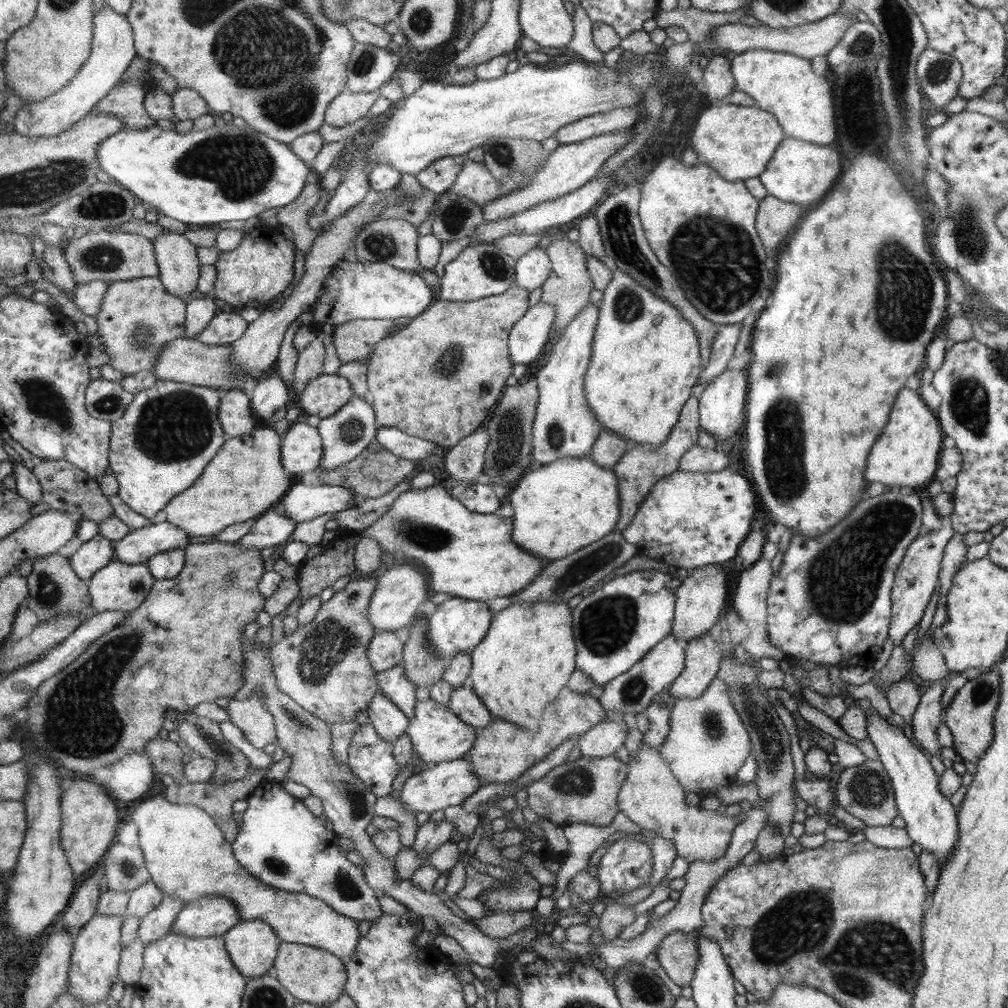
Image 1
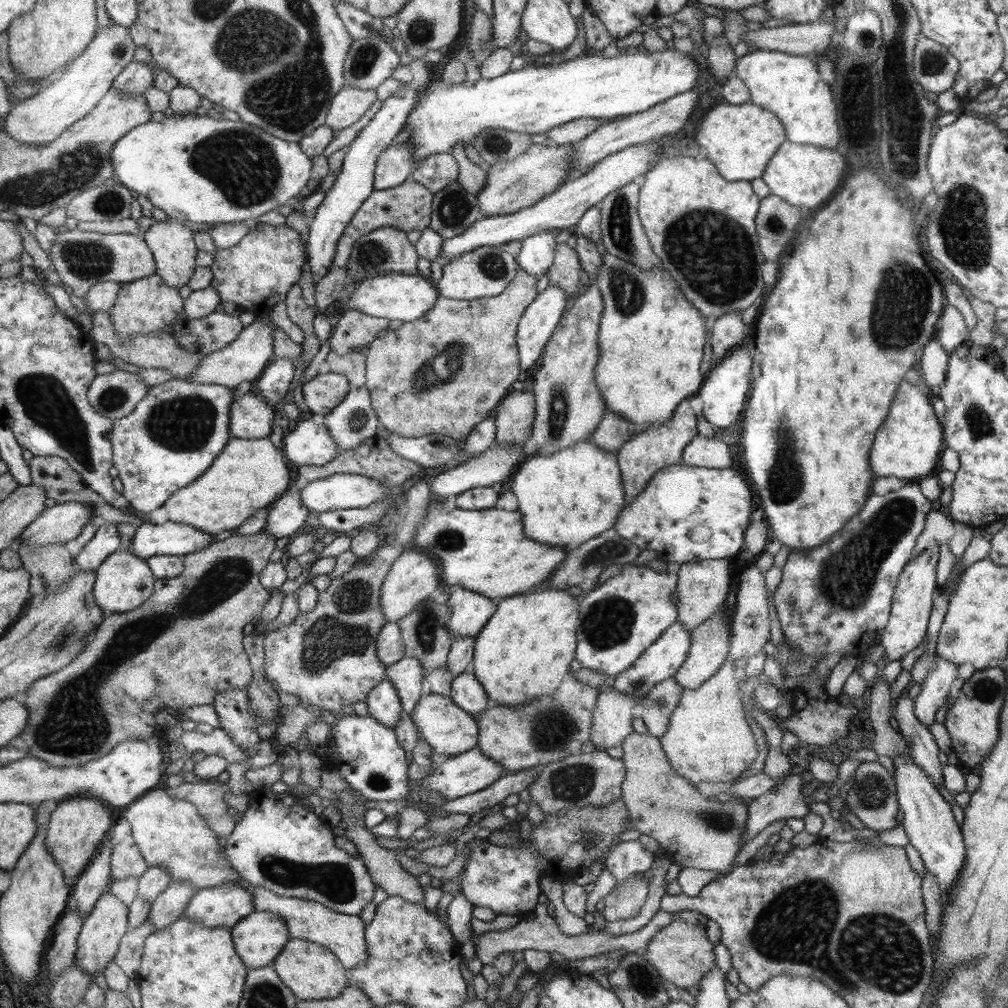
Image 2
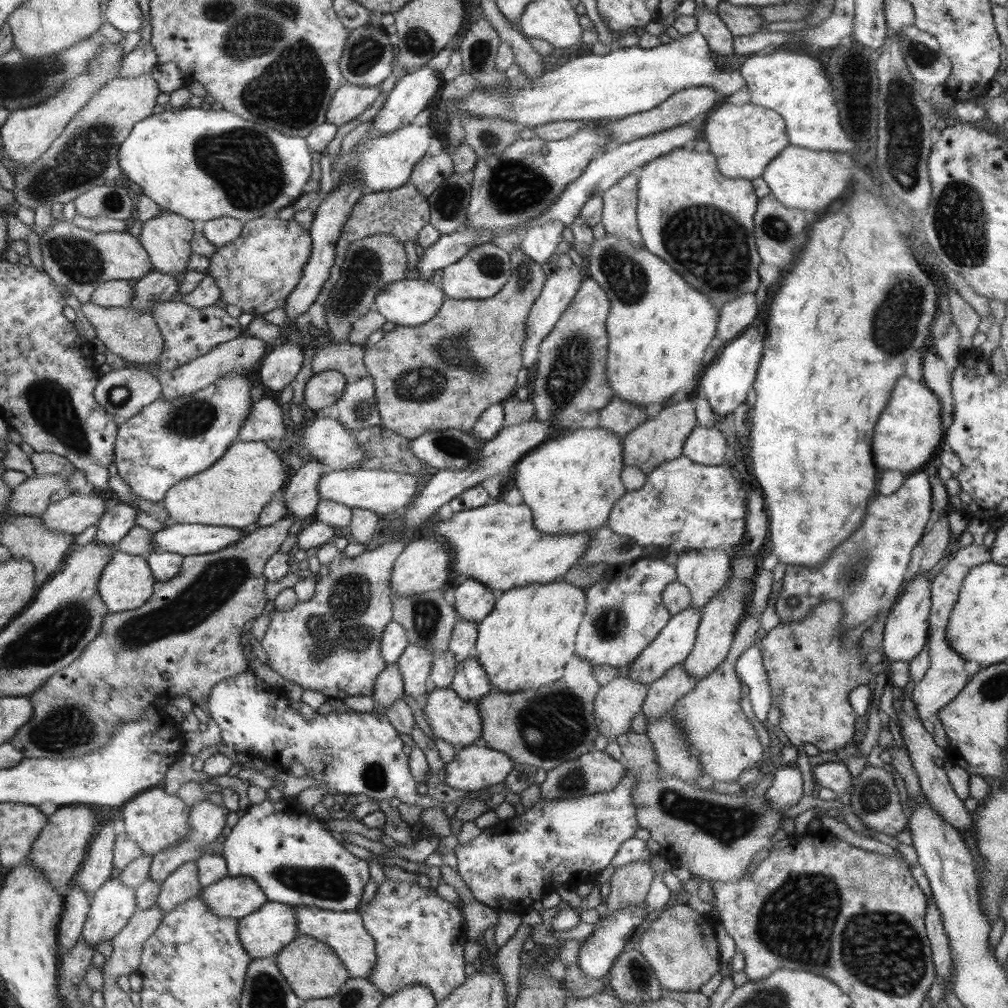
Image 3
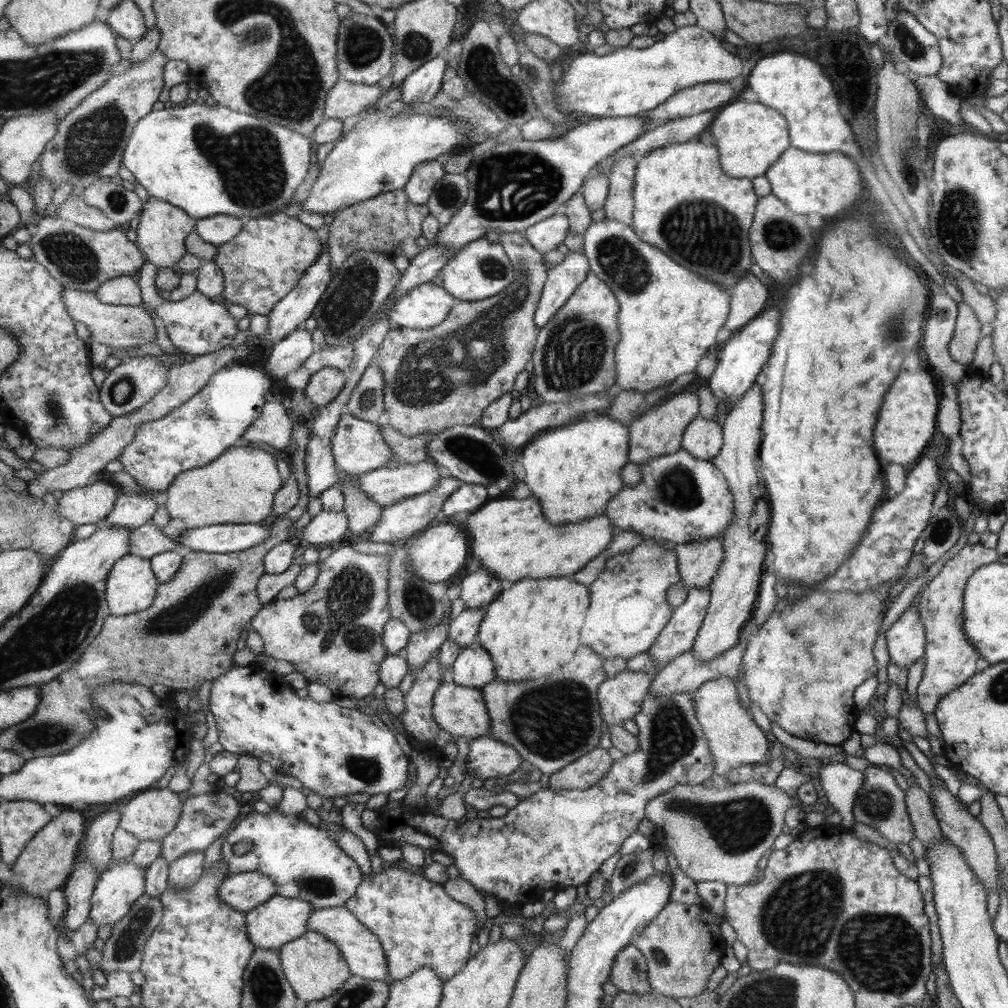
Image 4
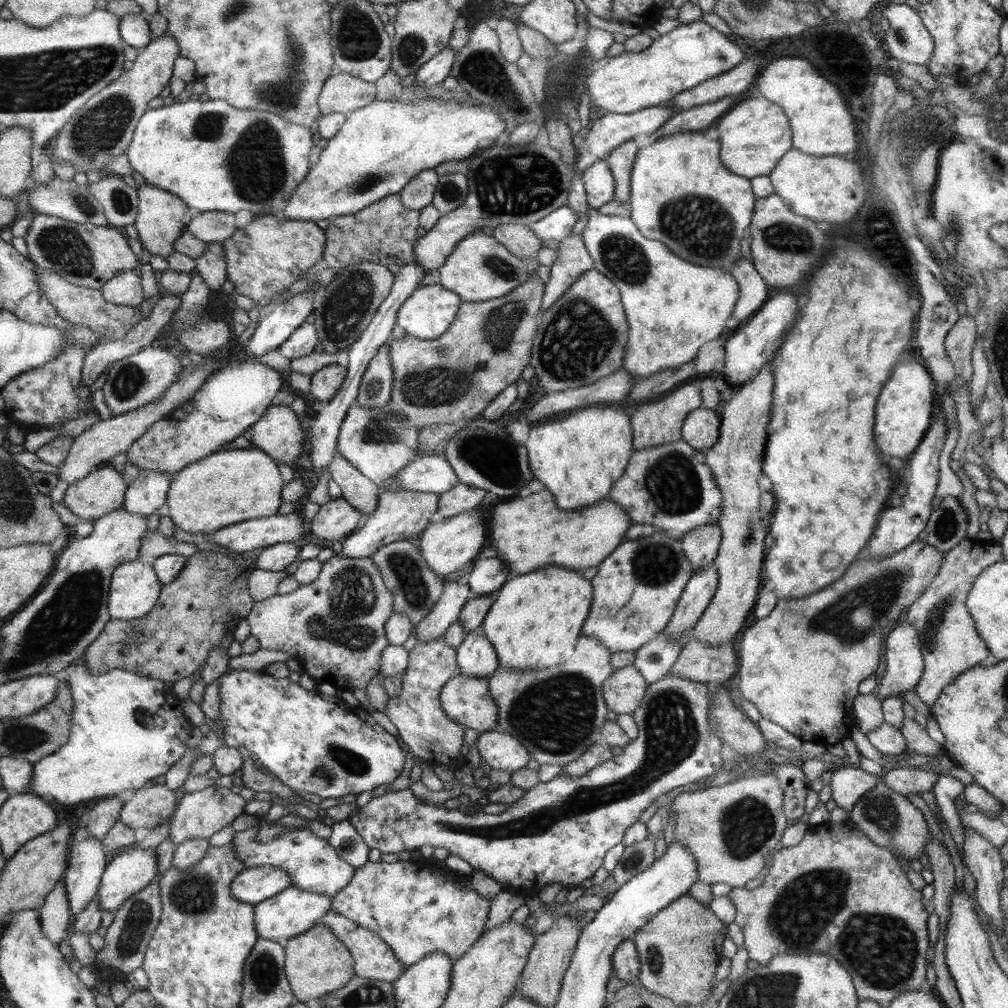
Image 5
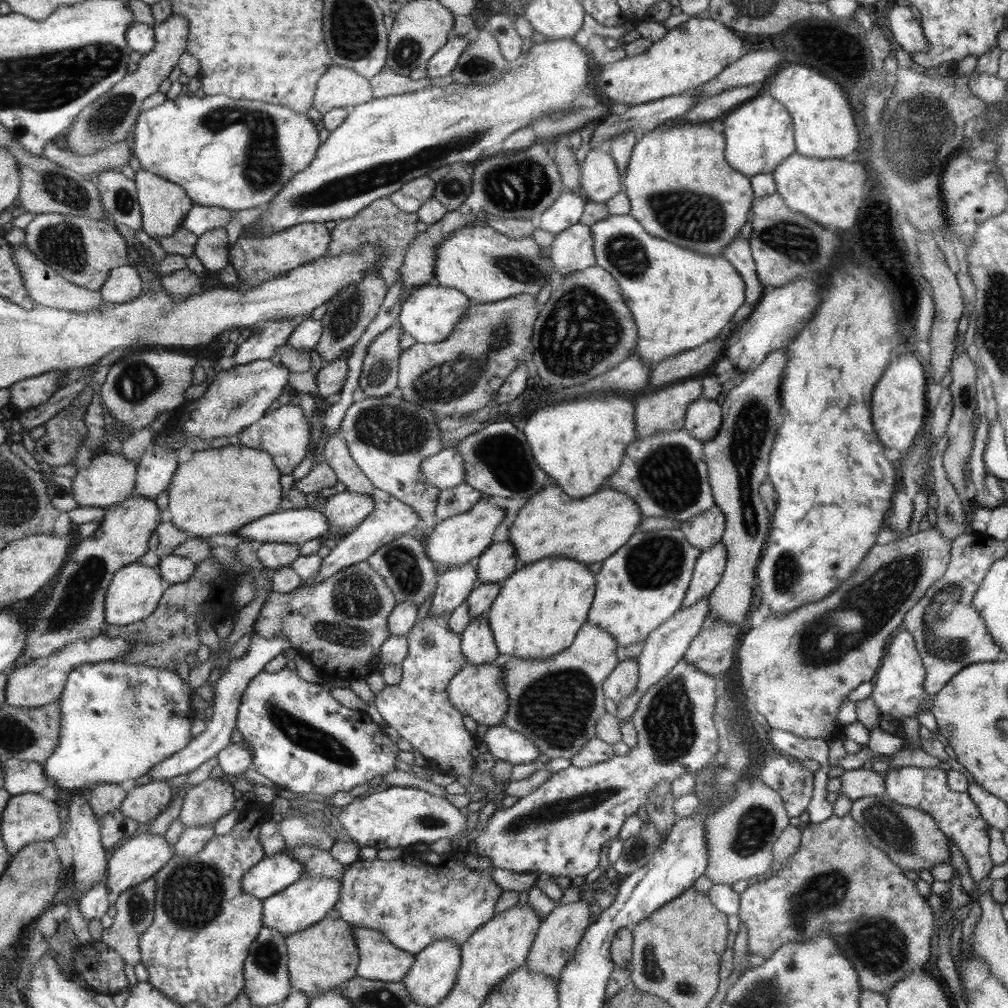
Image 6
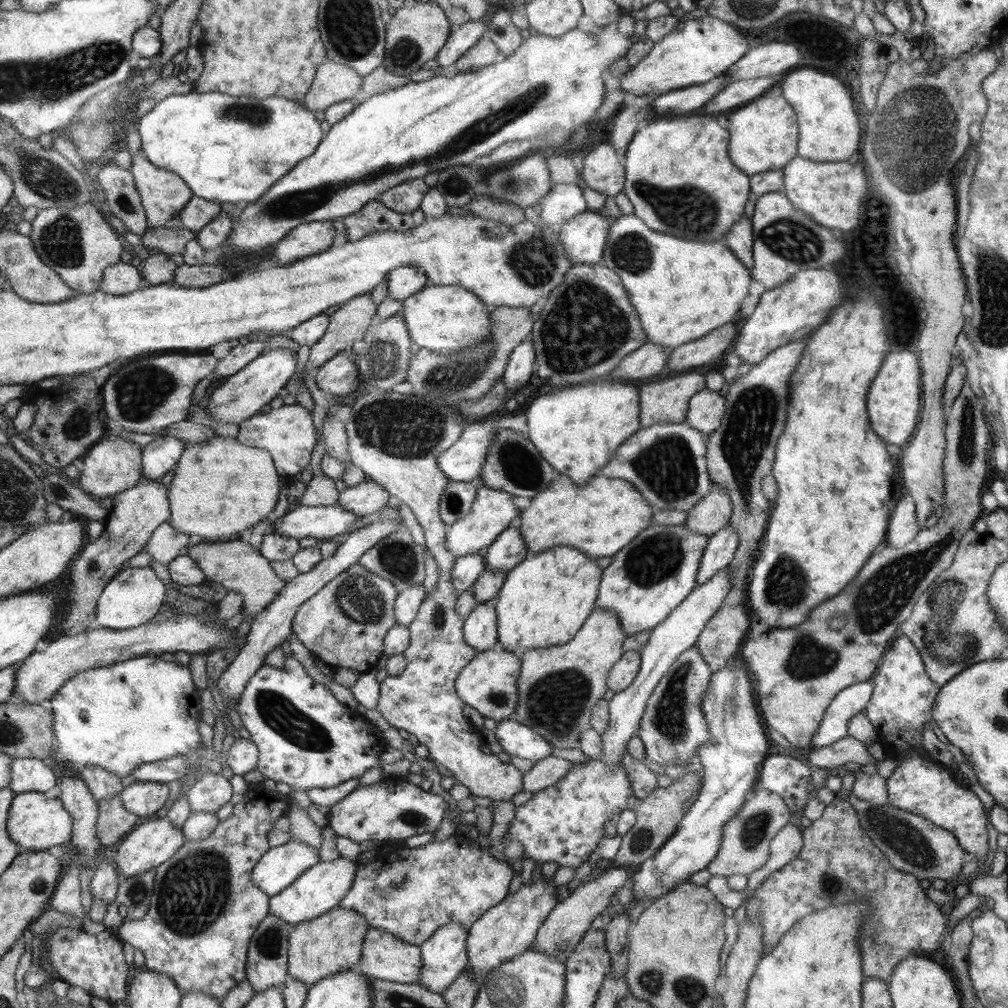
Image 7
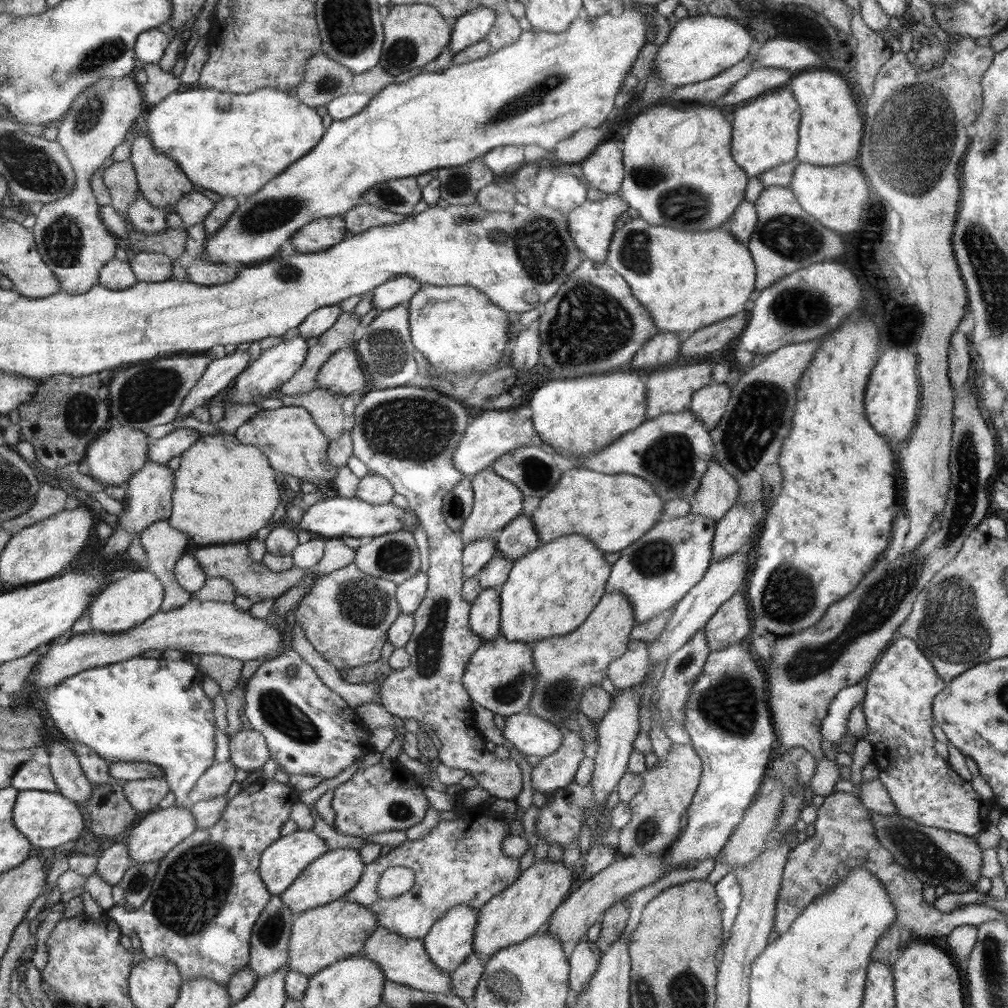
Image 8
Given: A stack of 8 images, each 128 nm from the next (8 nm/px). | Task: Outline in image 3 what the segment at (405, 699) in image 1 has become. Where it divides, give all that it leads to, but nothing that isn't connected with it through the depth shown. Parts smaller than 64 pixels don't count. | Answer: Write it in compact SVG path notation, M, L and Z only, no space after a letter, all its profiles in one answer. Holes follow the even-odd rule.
M410 645L397 661L404 681L404 693L419 702L426 695L427 681L435 656L426 647Z

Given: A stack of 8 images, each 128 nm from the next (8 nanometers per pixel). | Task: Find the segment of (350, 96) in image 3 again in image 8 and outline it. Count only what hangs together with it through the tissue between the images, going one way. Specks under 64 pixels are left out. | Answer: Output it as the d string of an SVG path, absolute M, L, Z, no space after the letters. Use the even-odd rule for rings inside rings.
M319 50L309 58L304 78L293 93L302 104L316 109L317 106L327 105L333 98L350 92L353 75L346 66L341 66Z

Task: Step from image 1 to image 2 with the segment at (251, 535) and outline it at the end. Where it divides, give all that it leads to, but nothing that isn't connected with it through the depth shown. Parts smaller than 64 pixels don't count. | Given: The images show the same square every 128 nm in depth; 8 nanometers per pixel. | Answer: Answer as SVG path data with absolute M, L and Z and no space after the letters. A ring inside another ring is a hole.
M297 479L270 506L264 532L277 538L292 538L304 530L309 510L301 503L299 490L303 485Z

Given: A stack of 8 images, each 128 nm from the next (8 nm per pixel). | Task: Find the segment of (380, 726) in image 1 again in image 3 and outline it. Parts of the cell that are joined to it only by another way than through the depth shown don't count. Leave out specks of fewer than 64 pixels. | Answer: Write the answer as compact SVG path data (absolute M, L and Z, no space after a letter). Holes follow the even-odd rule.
M398 664L386 665L384 669L376 678L374 684L373 699L383 710L386 710L392 703L403 699L404 695L404 681Z

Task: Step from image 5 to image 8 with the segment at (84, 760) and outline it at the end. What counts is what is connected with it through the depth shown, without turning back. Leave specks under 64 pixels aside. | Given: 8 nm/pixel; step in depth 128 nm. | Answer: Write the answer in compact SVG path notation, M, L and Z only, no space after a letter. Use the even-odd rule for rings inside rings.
M135 657L123 662L116 662L107 666L95 667L88 670L83 670L74 676L65 678L64 681L60 682L54 688L48 687L48 689L42 689L40 696L42 700L47 704L47 710L49 711L50 718L54 720L51 725L53 730L57 732L65 741L70 742L81 742L87 748L94 750L94 753L106 760L106 763L114 763L118 761L122 762L148 762L156 764L160 770L163 771L163 777L167 780L168 786L175 796L175 803L173 806L189 806L188 793L196 781L211 768L215 761L216 743L214 741L214 730L216 730L214 720L214 704L213 699L208 698L203 690L203 678L204 674L201 673L197 666L194 666L192 662L187 661L186 658L178 660L166 660L164 657L160 660L154 658L143 658Z

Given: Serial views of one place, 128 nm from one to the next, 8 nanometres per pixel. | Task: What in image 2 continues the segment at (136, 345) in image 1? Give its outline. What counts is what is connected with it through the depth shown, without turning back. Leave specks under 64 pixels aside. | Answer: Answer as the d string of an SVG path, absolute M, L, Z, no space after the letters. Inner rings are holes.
M154 274L139 280L122 284L116 297L116 302L107 313L120 338L134 336L135 334L149 334L164 331L169 324L178 320L184 310L184 301L179 290L166 286L162 278Z

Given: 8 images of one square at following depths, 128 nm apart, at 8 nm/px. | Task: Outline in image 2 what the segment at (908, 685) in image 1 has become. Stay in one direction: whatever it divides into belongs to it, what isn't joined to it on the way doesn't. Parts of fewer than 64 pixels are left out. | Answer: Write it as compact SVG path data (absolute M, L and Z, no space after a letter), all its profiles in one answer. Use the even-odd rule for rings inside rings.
M906 695L899 697L892 709L892 715L898 721L902 738L910 742L908 746L912 748L912 760L931 778L936 788L943 785L943 767L938 759L939 746L930 729L915 715L913 700Z

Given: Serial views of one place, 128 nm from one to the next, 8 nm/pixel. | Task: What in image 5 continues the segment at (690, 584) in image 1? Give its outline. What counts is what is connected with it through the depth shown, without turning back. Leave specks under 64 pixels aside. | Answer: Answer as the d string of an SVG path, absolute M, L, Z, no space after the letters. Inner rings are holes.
M717 522L699 526L683 535L681 545L693 570L702 570L717 557L721 545L721 528Z

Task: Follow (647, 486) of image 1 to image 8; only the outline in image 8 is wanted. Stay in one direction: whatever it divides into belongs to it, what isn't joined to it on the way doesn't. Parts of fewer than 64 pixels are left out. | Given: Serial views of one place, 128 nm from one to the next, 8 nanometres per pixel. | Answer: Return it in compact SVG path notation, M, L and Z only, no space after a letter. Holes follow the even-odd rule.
M712 356L700 362L685 366L674 366L666 370L654 371L646 380L646 419L656 418L661 414L668 412L684 412L689 410L691 405L691 396L698 389L711 384L712 369L716 357Z

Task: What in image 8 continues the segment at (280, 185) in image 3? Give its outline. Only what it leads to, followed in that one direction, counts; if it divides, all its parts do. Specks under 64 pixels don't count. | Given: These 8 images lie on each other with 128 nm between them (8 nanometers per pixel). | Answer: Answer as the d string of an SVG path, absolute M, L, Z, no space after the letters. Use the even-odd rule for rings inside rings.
M261 88L256 92L251 92L250 94L234 94L231 92L222 92L214 89L194 89L184 92L173 92L161 100L158 104L150 107L148 113L148 118L146 118L146 134L148 134L148 139L152 141L156 151L170 157L172 161L178 164L178 167L182 169L182 173L190 179L190 183L194 185L196 190L198 187L202 187L206 190L218 193L220 196L231 196L236 198L236 196L253 196L253 194L258 193L262 187L266 185L270 180L278 177L278 174L286 171L288 166L292 165L292 162L298 161L302 156L306 155L317 146L318 142L322 139L326 128L322 125L322 117L318 115L315 108L310 108L305 104L302 104L294 93L287 93L281 90L276 90L274 88Z

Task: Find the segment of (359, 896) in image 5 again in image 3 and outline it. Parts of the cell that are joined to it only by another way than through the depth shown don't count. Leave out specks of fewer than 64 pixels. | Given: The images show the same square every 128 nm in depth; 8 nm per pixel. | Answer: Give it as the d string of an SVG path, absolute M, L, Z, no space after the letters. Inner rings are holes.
M386 878L378 887L374 898L366 905L358 905L356 912L361 915L365 930L375 940L376 962L367 979L385 997L407 986L427 986L437 1002L442 1002L466 979L463 948L468 937L462 910L438 895L436 889L420 887L417 883L401 882Z

